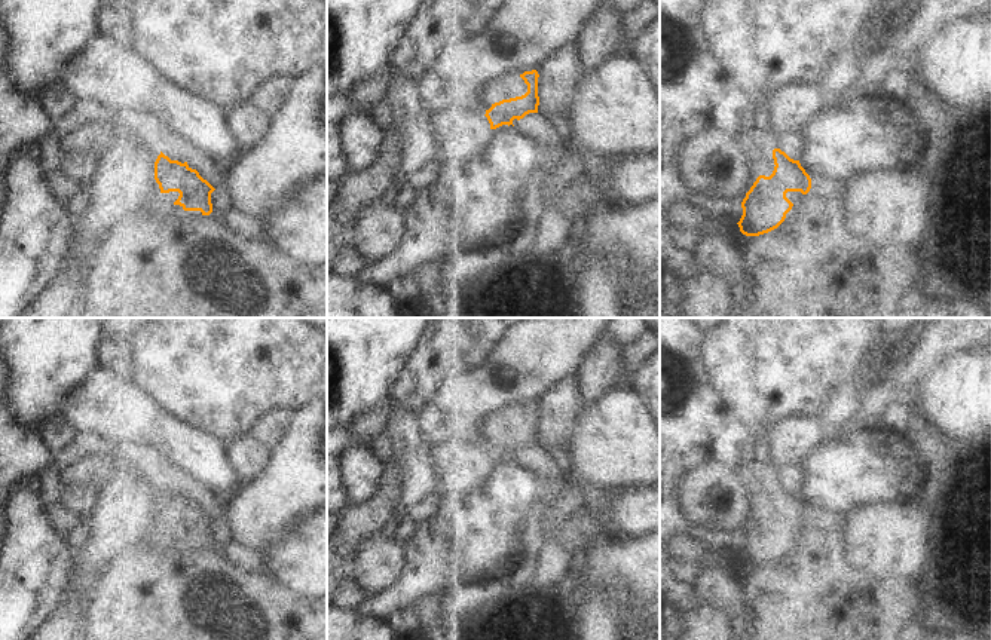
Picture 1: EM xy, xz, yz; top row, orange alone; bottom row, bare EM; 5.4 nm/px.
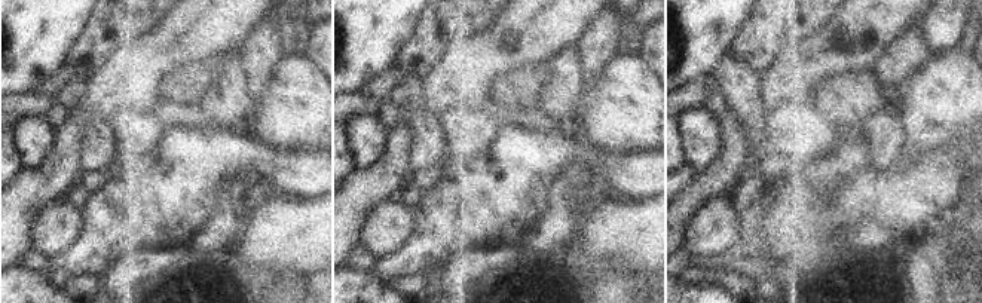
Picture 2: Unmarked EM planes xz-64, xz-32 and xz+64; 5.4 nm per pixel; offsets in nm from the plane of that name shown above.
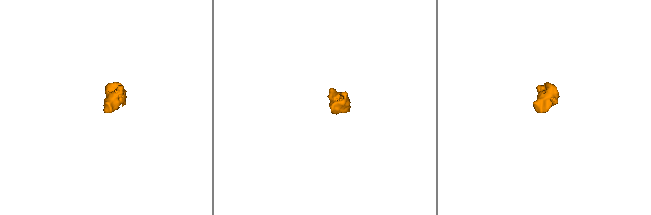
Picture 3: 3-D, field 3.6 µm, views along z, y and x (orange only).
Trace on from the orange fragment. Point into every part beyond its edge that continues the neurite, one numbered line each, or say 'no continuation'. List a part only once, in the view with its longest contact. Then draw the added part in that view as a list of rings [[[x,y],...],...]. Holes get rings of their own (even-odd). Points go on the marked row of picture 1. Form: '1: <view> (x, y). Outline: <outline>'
no continuation

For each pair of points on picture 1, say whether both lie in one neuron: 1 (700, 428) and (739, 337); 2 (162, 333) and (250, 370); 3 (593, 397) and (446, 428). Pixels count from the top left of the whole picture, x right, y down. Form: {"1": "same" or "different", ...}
{"1": "different", "2": "same", "3": "different"}

